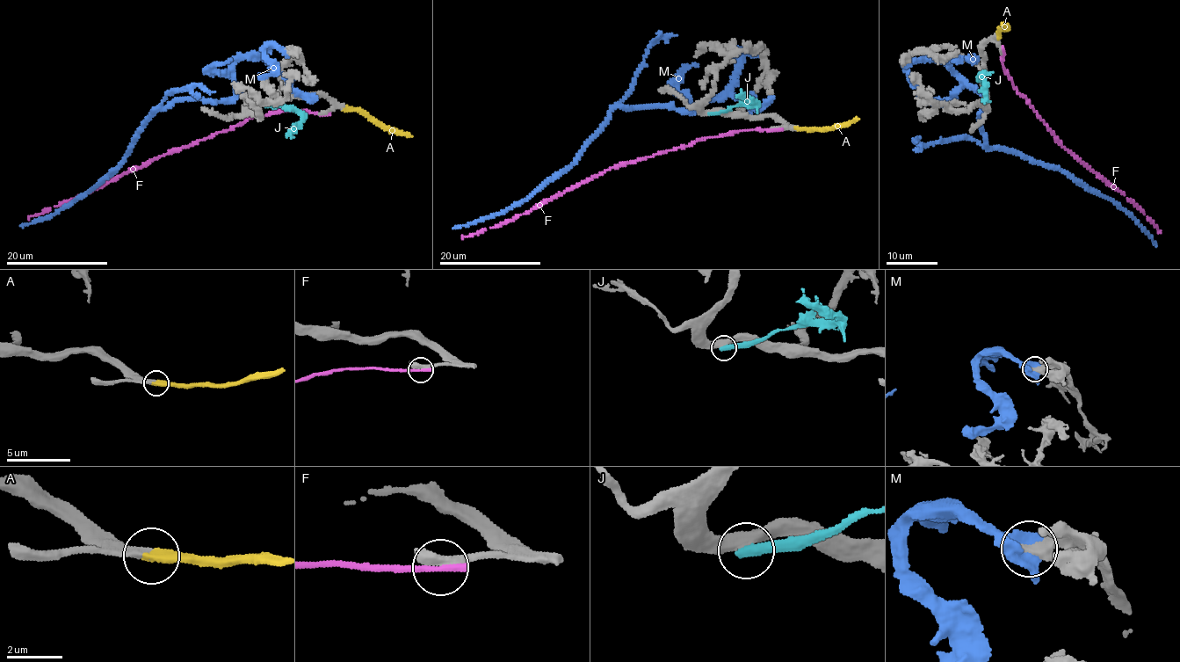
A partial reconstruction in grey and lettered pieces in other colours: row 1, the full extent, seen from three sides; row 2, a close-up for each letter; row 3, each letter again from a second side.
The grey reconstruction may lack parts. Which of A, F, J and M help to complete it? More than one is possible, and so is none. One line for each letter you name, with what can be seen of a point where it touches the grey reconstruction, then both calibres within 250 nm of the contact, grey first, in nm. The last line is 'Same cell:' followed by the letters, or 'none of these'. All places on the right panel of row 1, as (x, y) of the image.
A: contact (998, 35); calibres 440 and 500 nm
Same cell: A

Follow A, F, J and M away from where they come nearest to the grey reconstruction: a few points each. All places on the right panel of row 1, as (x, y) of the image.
A: (998, 35), (998, 27), (1006, 26), (1004, 24)
F: (1002, 49), (1003, 71), (1064, 148), (1125, 195), (1160, 232)
J: (987, 89), (980, 74), (983, 76), (984, 104)
M: (908, 62), (904, 64), (941, 61), (981, 96), (980, 115), (988, 148), (1053, 165), (1130, 214), (1155, 246)

